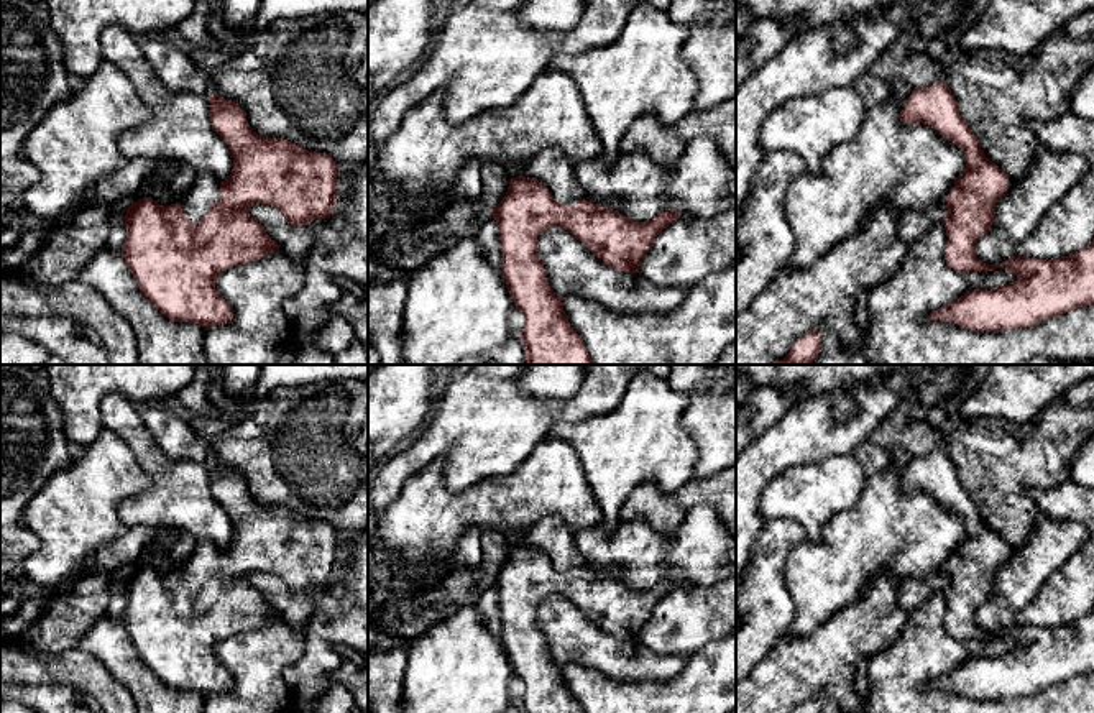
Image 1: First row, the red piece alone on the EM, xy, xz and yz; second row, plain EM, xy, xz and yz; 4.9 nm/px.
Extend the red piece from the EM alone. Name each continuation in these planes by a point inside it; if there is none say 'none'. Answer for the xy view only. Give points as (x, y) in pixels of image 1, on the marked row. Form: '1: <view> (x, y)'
1: xy (196, 202)

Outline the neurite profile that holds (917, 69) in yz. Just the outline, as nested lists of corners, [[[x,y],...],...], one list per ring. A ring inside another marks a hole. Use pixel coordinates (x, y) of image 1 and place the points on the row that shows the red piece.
[[[912,34],[895,39],[871,66],[862,72],[853,89],[861,95],[864,105],[876,107],[892,94],[892,80],[905,82],[912,90],[930,84],[946,84],[945,66],[933,59],[926,49],[912,49]]]

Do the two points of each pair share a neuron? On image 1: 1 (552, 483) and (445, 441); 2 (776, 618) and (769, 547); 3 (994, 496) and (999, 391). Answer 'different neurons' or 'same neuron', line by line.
1: different neurons
2: same neuron
3: different neurons

